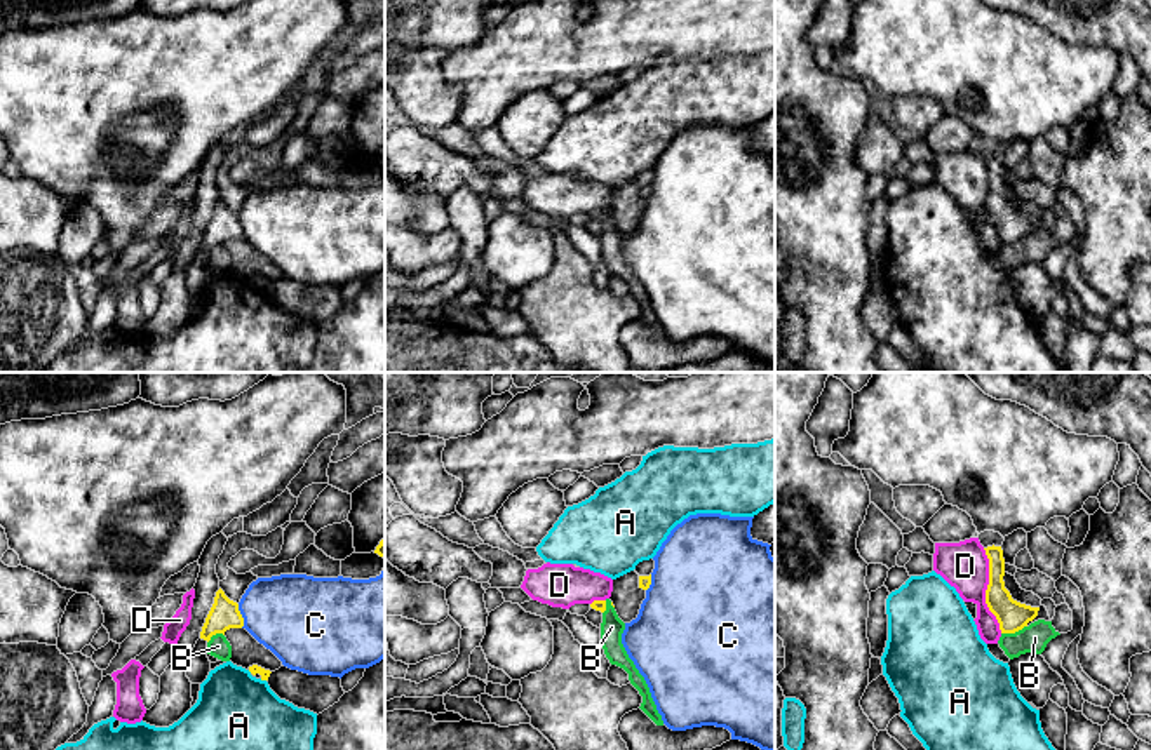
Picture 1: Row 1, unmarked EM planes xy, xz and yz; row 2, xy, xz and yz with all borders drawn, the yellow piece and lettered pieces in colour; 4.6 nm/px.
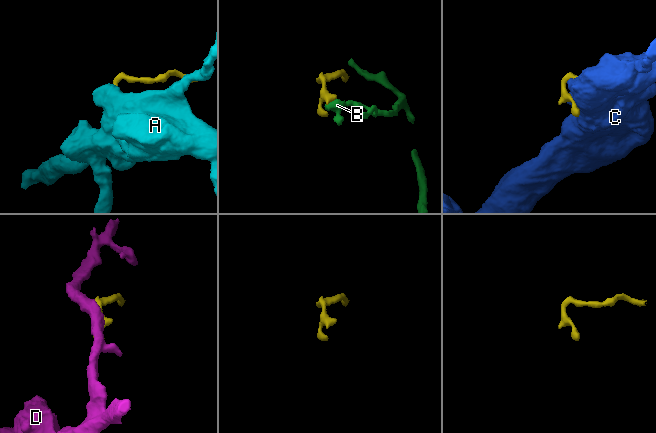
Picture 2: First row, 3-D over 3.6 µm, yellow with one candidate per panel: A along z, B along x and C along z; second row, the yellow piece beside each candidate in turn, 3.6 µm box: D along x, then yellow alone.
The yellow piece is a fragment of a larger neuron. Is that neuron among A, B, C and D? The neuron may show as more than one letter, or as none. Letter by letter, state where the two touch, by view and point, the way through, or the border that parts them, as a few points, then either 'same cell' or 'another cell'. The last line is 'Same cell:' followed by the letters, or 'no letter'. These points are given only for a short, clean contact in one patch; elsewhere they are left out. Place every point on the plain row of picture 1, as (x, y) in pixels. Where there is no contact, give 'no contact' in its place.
A: contact xy (263, 289); border xy (260, 289), (265, 291); another cell
B: contact yz (1014, 242); border yz (1026, 235), (1002, 244); another cell
C: contact xy (241, 227); another cell
D: contact yz (986, 200); another cell
Same cell: no letter

